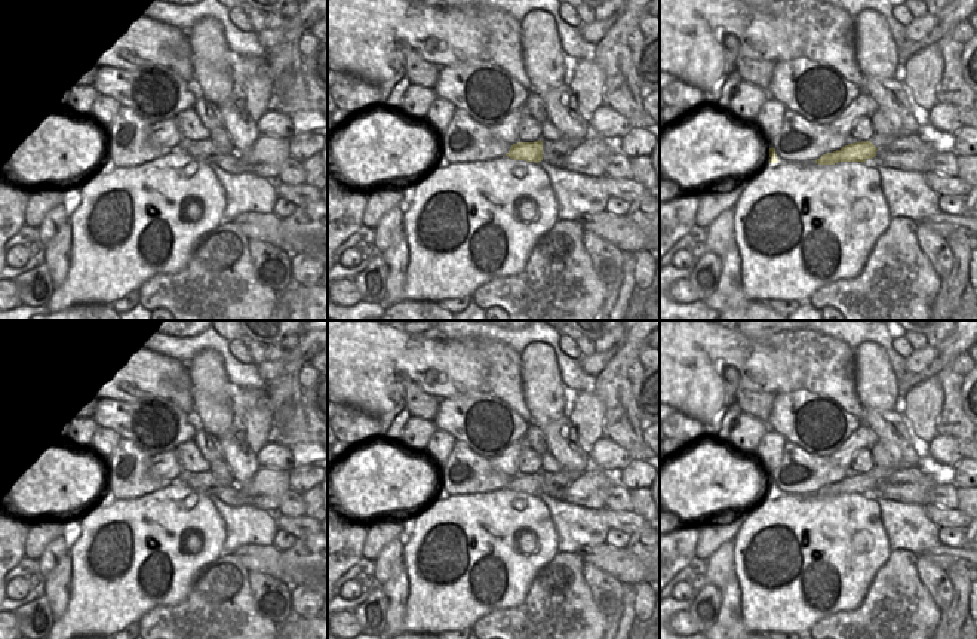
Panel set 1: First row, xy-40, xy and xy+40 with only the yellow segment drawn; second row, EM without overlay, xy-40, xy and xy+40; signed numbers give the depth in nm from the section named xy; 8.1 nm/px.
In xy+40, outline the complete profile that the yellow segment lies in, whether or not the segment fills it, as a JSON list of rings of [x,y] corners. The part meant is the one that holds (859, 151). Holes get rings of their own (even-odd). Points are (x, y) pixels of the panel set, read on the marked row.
[[[873,135],[870,141],[854,142],[836,150],[833,153],[826,153],[820,159],[815,160],[818,165],[835,165],[838,162],[866,162],[867,159],[873,159],[879,148],[884,148],[890,142],[892,142],[897,136],[909,136],[909,135]]]

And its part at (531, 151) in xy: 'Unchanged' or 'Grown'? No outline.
Unchanged

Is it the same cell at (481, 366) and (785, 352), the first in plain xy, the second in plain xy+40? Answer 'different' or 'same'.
same

